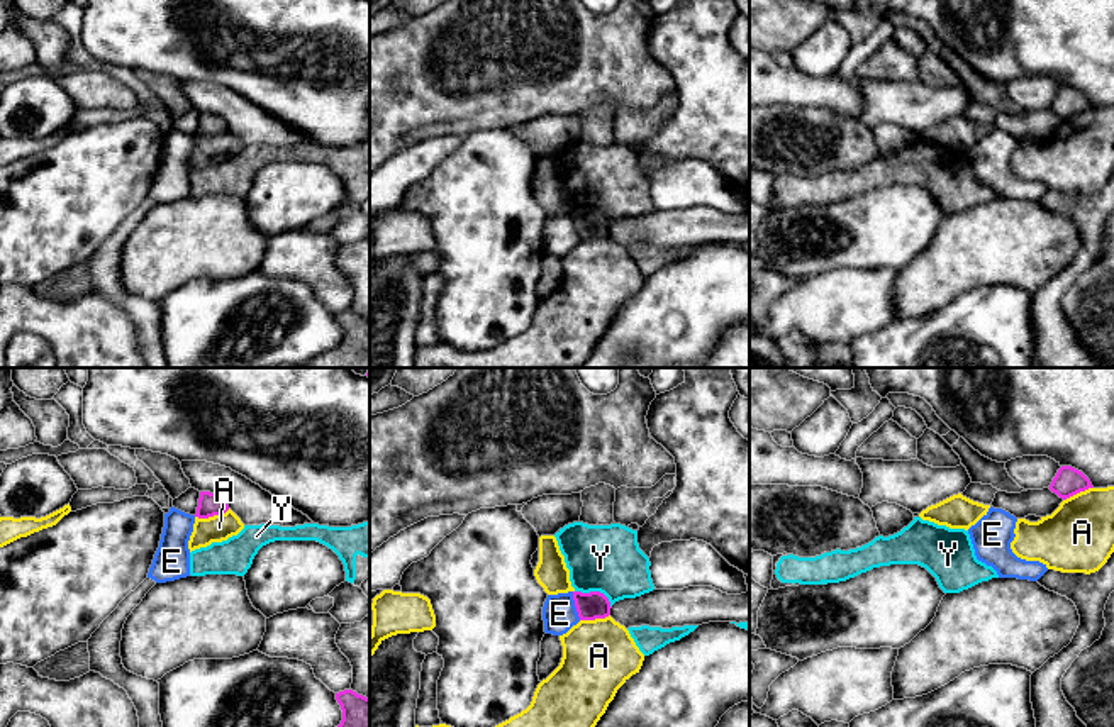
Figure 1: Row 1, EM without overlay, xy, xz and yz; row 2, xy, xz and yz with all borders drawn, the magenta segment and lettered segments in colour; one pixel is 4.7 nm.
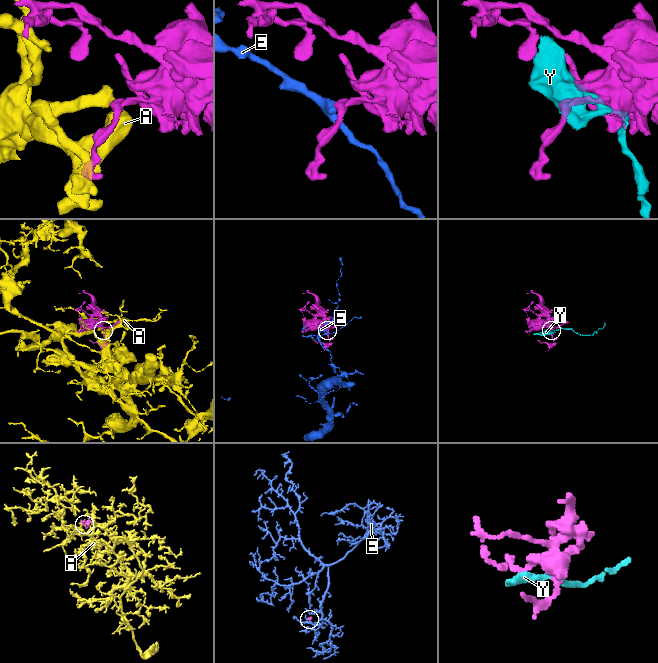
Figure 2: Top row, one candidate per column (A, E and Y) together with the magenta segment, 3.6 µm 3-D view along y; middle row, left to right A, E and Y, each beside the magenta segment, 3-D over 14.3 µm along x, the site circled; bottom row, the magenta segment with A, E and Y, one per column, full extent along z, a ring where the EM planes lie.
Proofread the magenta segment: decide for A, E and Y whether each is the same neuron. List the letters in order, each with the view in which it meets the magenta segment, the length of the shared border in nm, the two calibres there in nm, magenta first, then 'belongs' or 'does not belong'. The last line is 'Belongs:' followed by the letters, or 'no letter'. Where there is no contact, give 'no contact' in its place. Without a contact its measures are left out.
A: meets magenta in xy; contact 170 nm long; 110 nm thick on the magenta side, 130 nm on the other; does not belong
E: meets magenta in xz; contact 140 nm long; 130 nm thick on the magenta side, 160 nm on the other; does not belong
Y: meets magenta in xz; contact 190 nm long; 130 nm thick on the magenta side, 320 nm on the other; does not belong
Belongs: no letter

